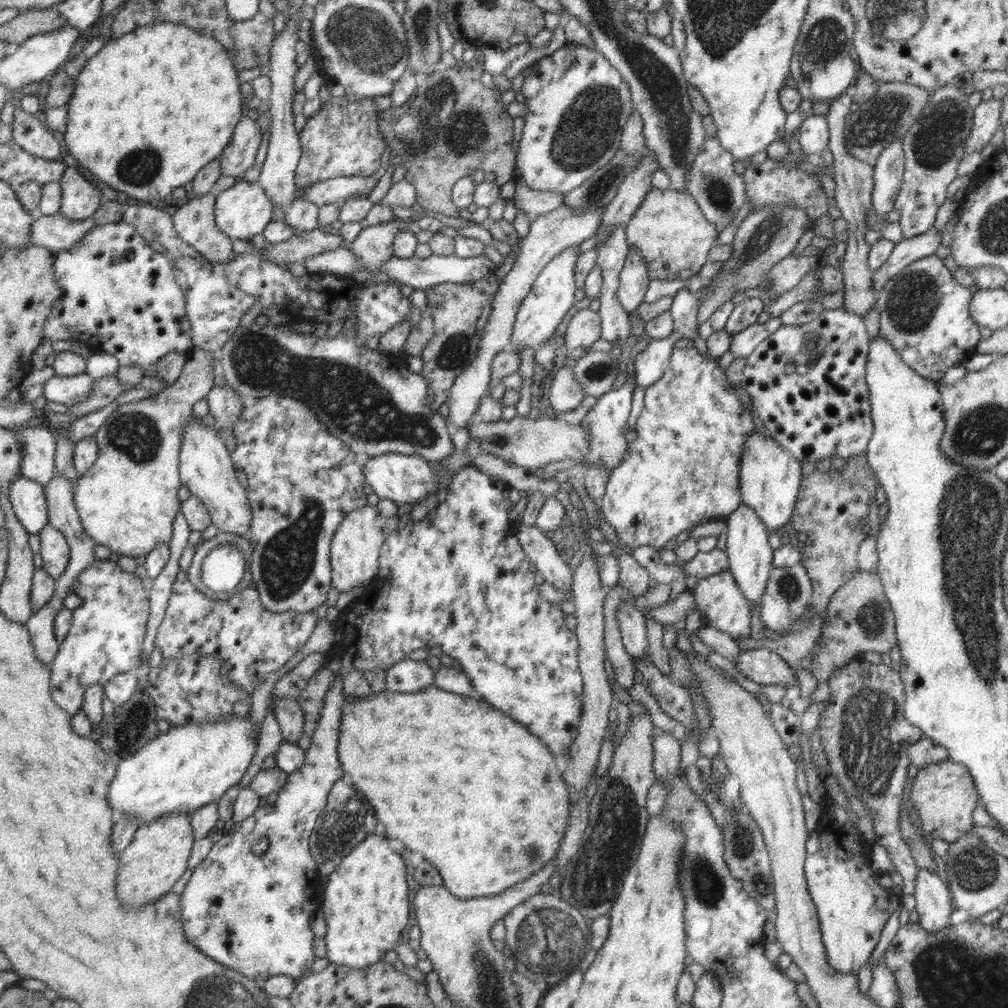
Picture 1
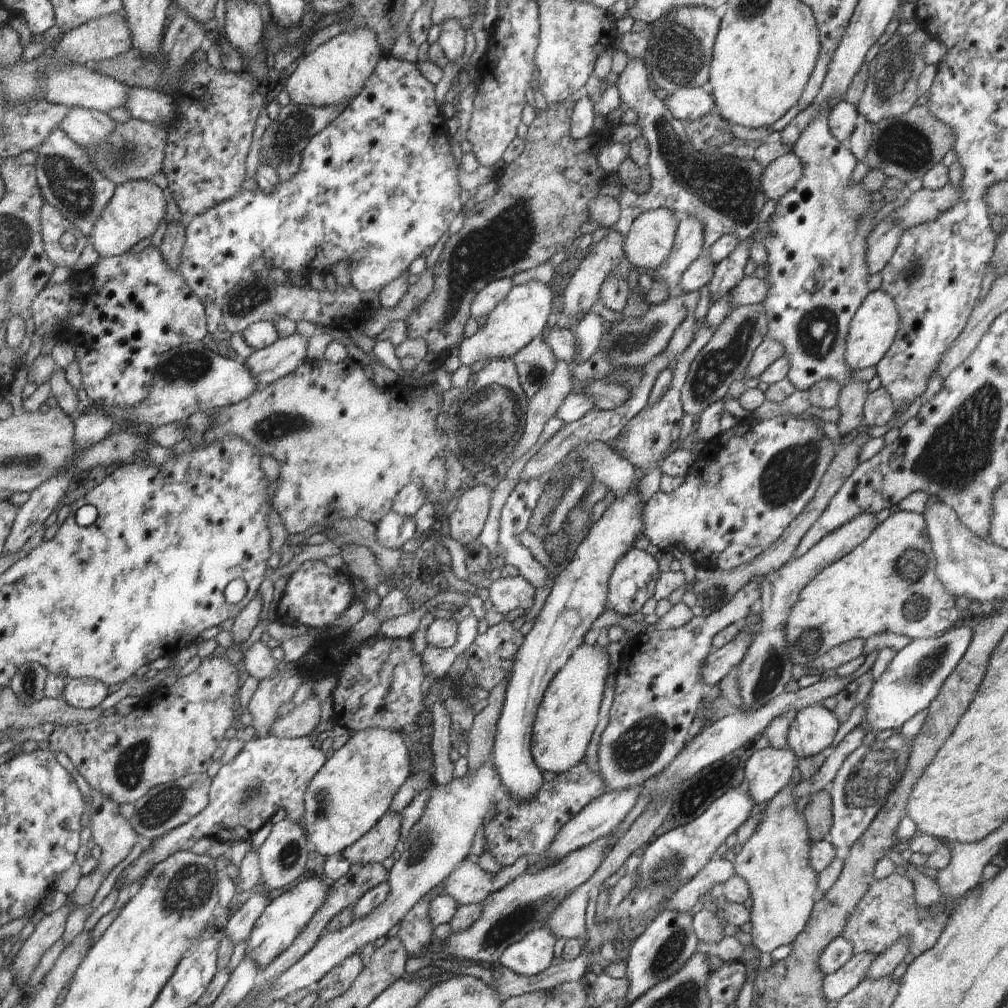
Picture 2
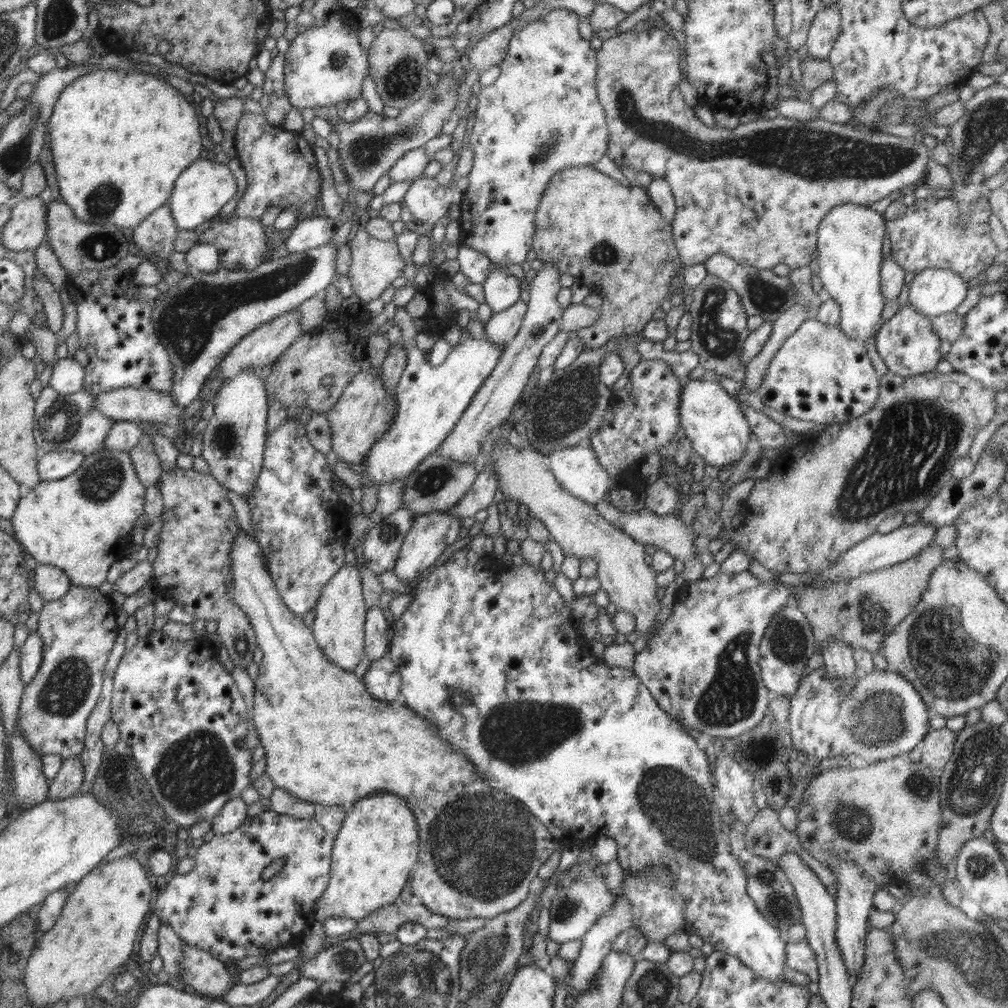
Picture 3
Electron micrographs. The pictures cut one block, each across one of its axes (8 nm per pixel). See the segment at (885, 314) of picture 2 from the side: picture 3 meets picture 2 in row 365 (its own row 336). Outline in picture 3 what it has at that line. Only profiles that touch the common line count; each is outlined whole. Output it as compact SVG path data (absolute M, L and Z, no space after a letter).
M848 202L830 210L818 228L816 250L819 255L814 263L815 273L829 296L840 305L842 332L862 345L874 338L885 323L882 309L887 302L881 287L885 222L869 204L858 206Z

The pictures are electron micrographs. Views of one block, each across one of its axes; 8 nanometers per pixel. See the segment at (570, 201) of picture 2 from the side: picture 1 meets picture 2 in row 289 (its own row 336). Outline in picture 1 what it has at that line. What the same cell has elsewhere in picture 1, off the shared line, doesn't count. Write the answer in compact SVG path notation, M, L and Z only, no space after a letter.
M492 272L492 275L486 275L477 281L464 284L442 283L424 290L434 320L434 336L428 340L426 348L422 350L420 357L424 365L420 373L428 379L426 403L433 409L439 409L444 402L448 402L450 388L456 376L462 374L479 356L478 346L488 318L492 314L492 300L500 284Z

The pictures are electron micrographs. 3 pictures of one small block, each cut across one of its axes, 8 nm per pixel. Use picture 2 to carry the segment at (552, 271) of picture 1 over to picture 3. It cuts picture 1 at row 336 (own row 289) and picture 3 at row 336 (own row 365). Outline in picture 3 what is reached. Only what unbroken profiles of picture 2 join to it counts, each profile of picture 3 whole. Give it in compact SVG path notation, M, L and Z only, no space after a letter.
M404 306L397 307L393 319L395 325L402 330L399 343L408 353L408 364L394 393L394 424L390 424L390 430L374 442L368 456L362 461L366 467L364 472L368 474L363 479L368 485L380 486L382 483L403 480L424 458L436 453L505 352L502 345L496 345L488 339L473 338L467 329L462 343L453 346L444 362L435 367L429 364L424 351L416 345L415 337L418 332L413 318L404 310Z

